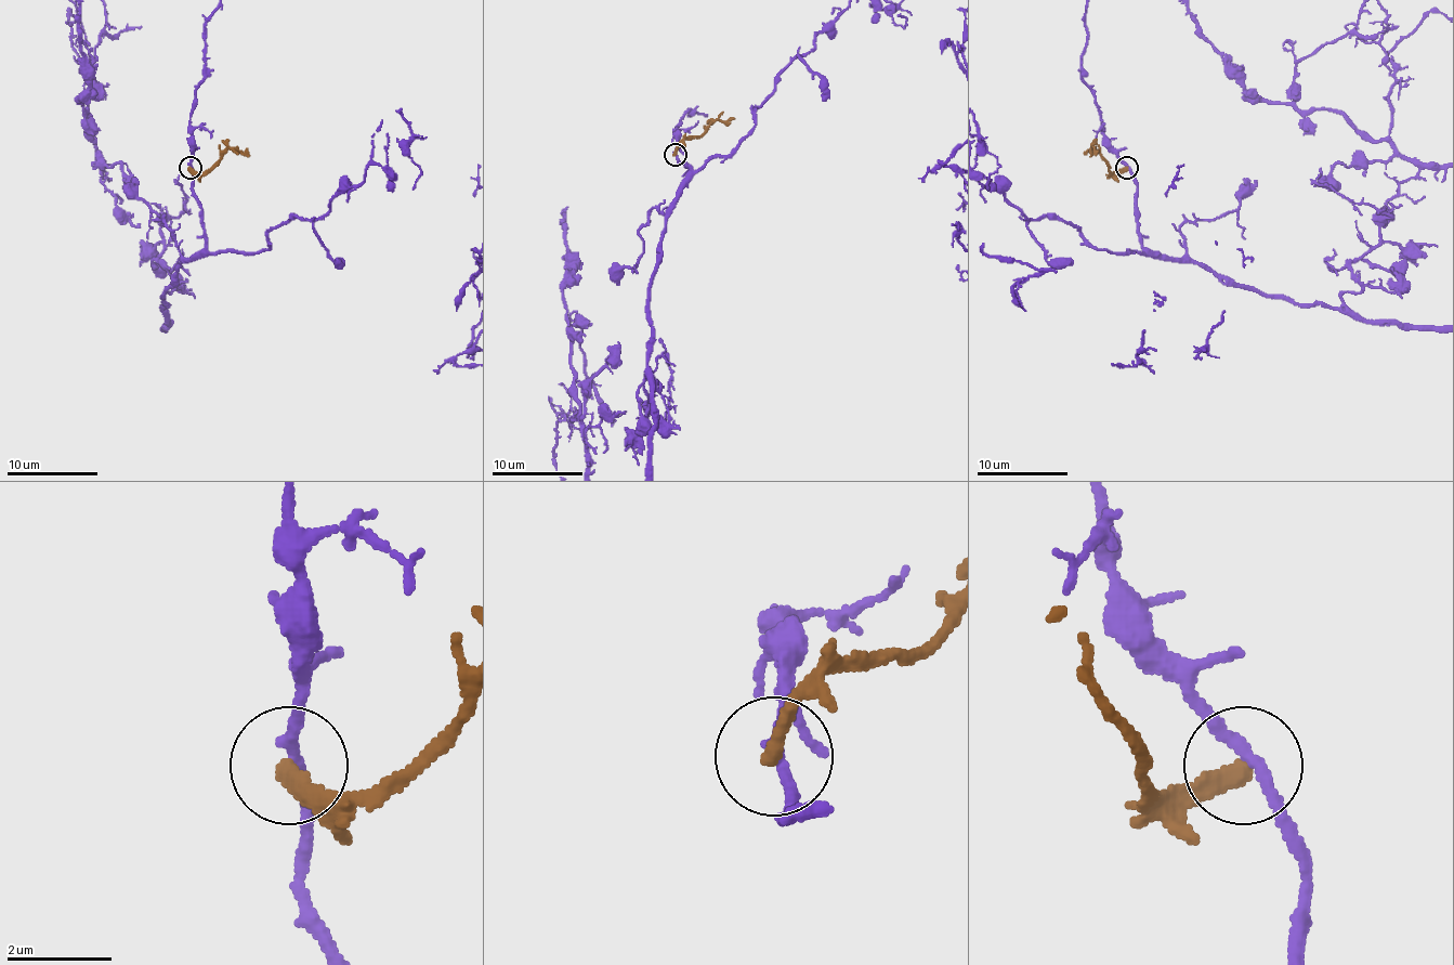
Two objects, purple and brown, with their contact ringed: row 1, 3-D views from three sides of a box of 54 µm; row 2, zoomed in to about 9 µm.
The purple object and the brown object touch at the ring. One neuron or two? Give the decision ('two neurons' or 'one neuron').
two neurons

